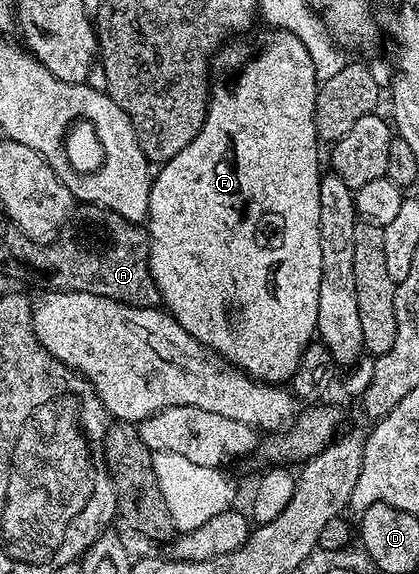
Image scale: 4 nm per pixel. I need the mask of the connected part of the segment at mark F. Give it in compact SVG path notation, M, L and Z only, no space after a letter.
M265 31L260 41L253 45L240 45L237 49L221 48L210 62L210 96L208 114L194 139L174 155L174 159L163 162L152 178L150 203L146 218L148 235L148 262L154 283L160 292L163 308L171 313L185 331L199 345L207 347L217 358L223 359L231 368L247 373L256 381L267 381L269 385L291 382L298 371L299 360L309 344L317 336L318 287L322 283L322 243L318 231L318 187L322 176L320 149L314 123L316 90L318 82L310 51L294 34Z

